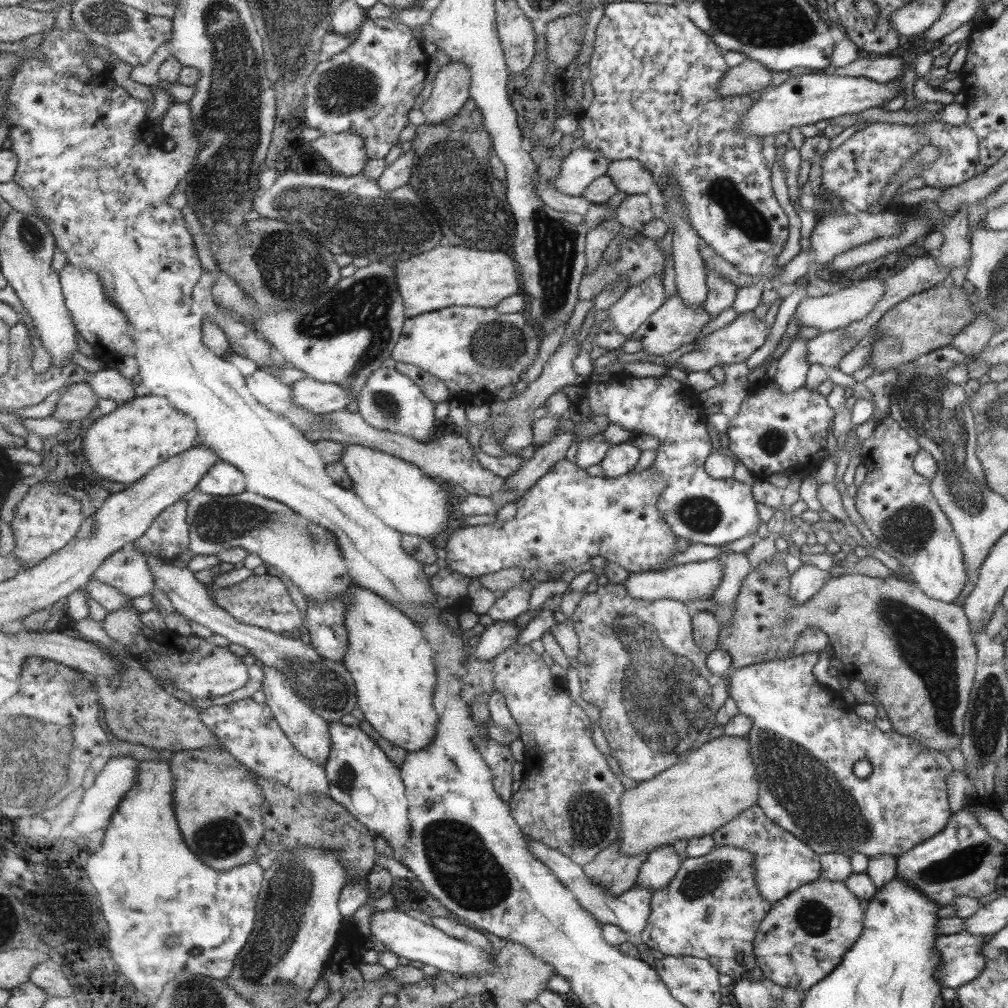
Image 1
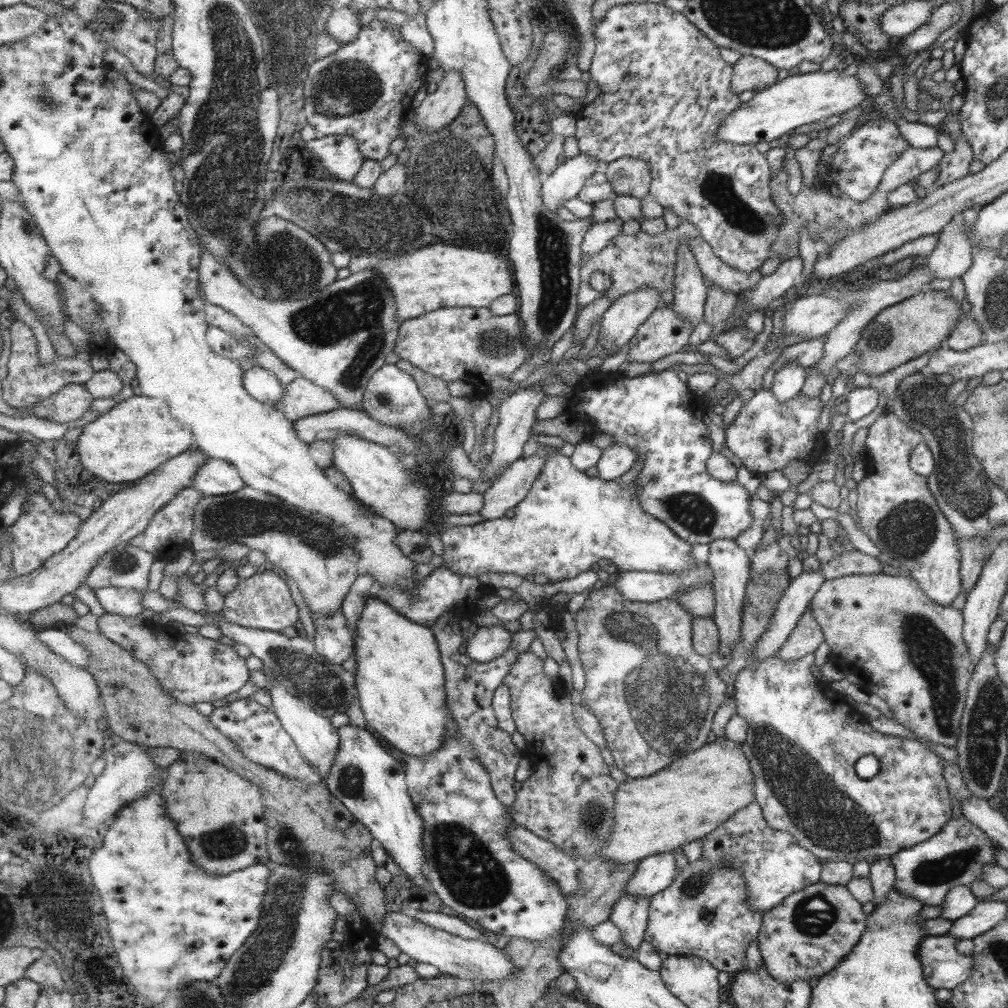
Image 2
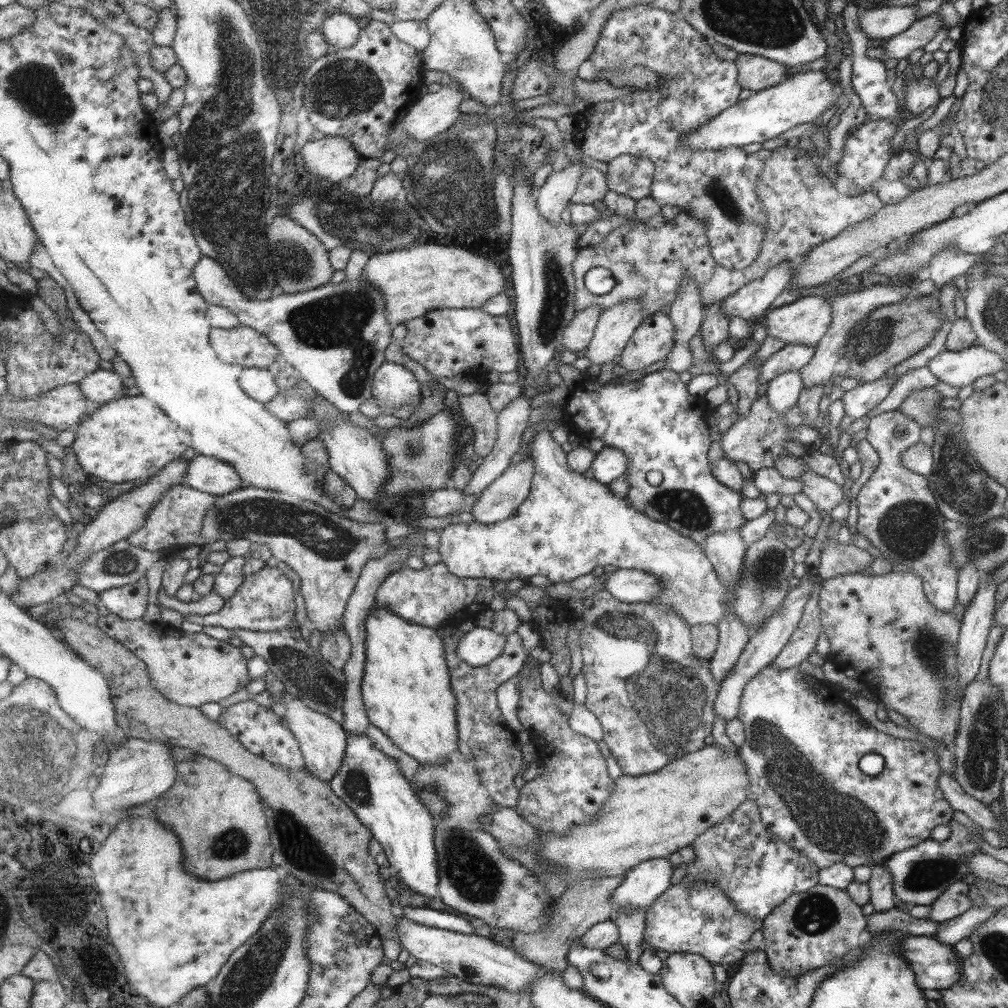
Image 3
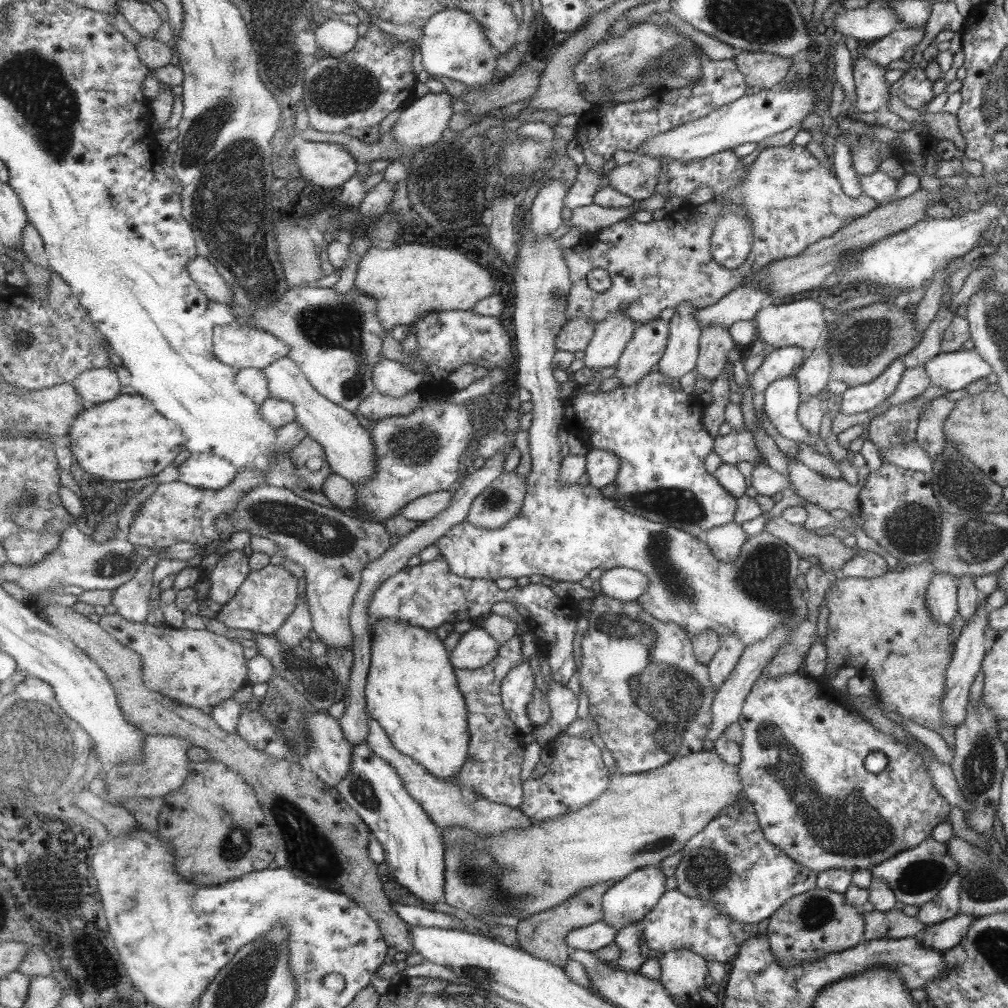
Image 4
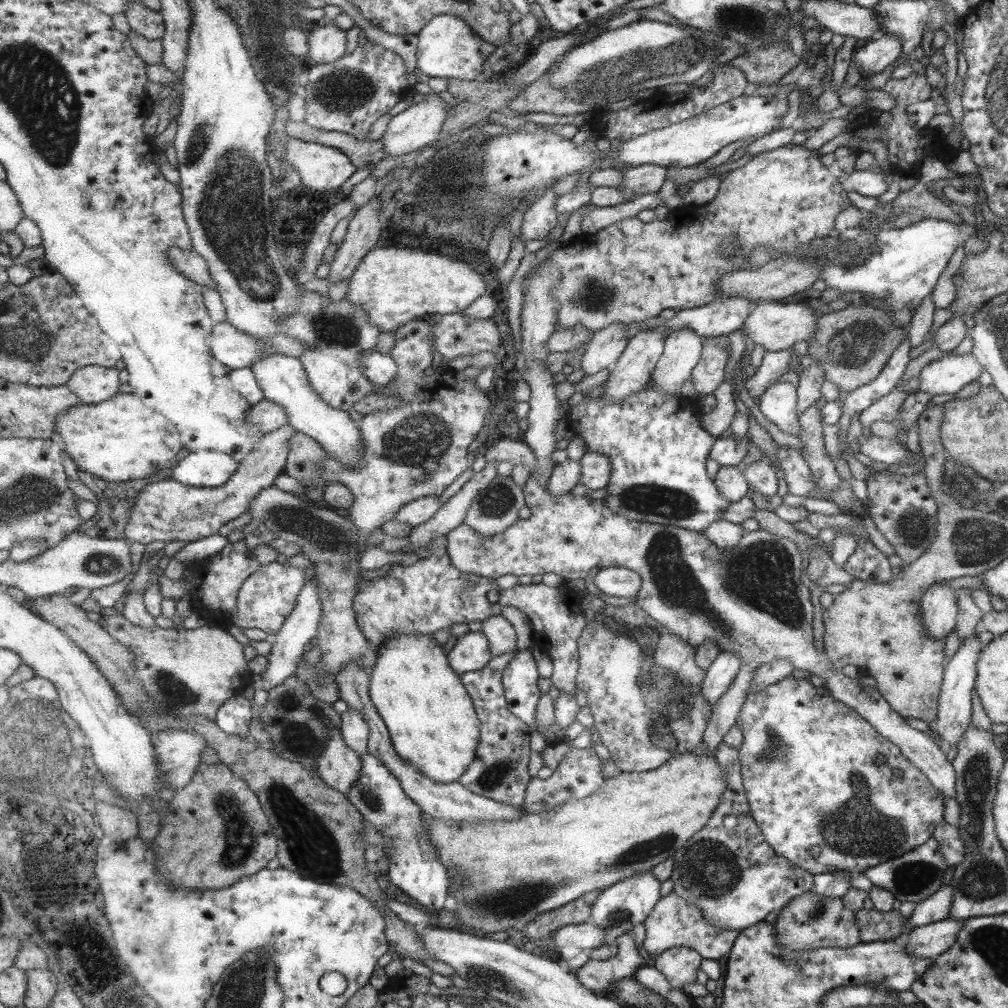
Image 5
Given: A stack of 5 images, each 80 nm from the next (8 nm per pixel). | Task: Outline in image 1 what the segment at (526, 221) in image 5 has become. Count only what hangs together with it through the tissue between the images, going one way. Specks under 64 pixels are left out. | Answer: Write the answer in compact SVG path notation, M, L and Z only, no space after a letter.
M574 147L561 167L561 175L549 185L574 197L583 196L589 184L605 175L610 162L599 151Z

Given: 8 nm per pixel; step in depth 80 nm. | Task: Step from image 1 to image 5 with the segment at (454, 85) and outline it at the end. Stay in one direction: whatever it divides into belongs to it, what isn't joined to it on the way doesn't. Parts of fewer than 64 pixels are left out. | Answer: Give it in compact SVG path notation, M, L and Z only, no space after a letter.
M431 92L425 100L395 115L383 138L388 156L411 154L440 140L447 107L441 96Z

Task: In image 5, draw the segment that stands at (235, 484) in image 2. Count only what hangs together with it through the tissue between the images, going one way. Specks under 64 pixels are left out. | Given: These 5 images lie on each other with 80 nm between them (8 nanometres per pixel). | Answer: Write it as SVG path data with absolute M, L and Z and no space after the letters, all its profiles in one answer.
M201 450L189 453L174 465L173 478L197 488L219 488L236 474L240 463L224 452Z

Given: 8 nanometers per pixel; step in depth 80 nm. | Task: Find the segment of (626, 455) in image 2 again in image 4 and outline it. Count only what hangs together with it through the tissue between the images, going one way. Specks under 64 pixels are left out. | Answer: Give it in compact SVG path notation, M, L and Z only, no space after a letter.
M591 449L588 456L588 484L601 489L612 484L620 470L620 460L613 453L601 449Z

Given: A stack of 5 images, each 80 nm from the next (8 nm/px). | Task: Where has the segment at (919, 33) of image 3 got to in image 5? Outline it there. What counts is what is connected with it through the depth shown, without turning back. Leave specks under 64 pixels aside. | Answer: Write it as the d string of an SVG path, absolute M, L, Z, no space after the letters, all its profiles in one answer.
M882 34L855 50L851 62L855 64L859 74L880 73L887 65L893 64L901 55L901 40L891 34Z

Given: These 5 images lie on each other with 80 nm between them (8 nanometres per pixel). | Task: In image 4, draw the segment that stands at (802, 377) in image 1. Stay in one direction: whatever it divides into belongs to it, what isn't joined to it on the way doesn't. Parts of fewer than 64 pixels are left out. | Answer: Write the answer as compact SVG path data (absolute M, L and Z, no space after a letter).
M789 375L778 378L768 384L763 392L764 413L783 438L803 442L815 452L832 459L825 442L817 435L810 435L797 420L796 408L800 403L800 394L796 377Z

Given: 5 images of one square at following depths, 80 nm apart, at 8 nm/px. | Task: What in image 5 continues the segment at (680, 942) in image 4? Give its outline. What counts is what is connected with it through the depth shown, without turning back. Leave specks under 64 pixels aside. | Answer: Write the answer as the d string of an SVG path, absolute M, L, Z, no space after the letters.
M673 891L657 900L642 924L645 934L642 947L651 958L673 946L686 946L701 958L717 960L730 954L739 935L739 930L724 929L708 923L697 905L689 903Z

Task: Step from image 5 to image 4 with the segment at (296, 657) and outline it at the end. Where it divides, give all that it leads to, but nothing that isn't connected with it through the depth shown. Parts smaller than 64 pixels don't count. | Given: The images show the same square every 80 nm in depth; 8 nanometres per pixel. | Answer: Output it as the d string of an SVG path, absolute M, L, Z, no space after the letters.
M306 596L298 601L295 612L287 619L275 636L281 640L287 648L297 648L303 645L303 640L309 637L309 632L313 632L313 619L309 610Z

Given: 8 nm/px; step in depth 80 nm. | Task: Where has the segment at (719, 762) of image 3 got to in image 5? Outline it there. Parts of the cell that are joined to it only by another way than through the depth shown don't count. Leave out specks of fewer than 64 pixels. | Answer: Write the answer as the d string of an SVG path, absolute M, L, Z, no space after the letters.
M683 753L681 756L674 756L668 759L663 766L654 768L652 771L645 772L619 772L613 777L609 777L609 781L605 785L601 785L601 789L597 789L593 795L585 800L572 800L555 810L544 812L543 814L535 814L527 812L525 816L517 820L496 820L495 822L478 822L473 824L464 820L435 820L426 815L426 825L432 843L438 848L440 857L445 860L445 864L451 866L461 866L461 870L465 870L469 874L469 880L473 882L469 890L465 890L463 894L457 896L457 908L452 908L459 912L458 918L461 918L463 924L473 926L473 928L483 928L483 932L501 932L507 930L511 926L519 926L519 924L527 924L535 920L540 914L555 910L557 907L565 906L585 893L592 890L605 889L608 886L627 879L628 876L635 875L643 871L649 871L656 864L663 863L665 859L673 857L674 853L681 850L684 844L706 826L708 819L714 814L718 804L722 802L722 796L725 794L726 778L722 773L720 764L716 761L715 756L707 757L705 755L693 755L691 753Z

